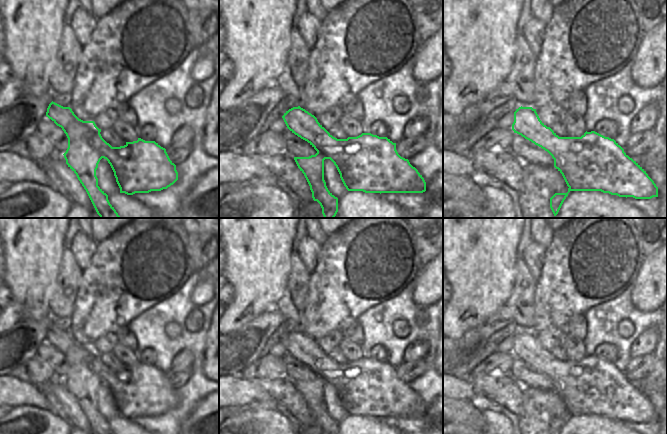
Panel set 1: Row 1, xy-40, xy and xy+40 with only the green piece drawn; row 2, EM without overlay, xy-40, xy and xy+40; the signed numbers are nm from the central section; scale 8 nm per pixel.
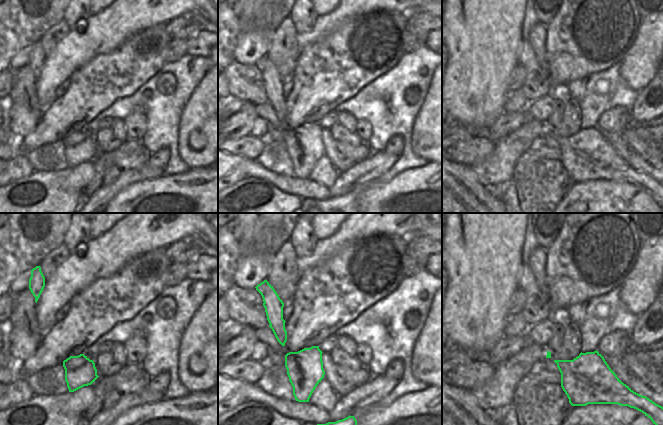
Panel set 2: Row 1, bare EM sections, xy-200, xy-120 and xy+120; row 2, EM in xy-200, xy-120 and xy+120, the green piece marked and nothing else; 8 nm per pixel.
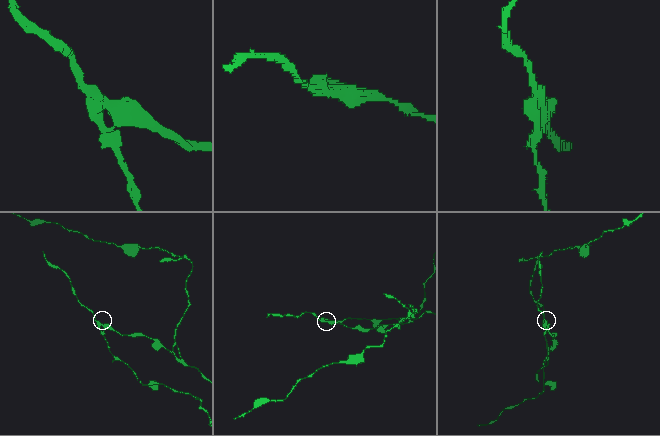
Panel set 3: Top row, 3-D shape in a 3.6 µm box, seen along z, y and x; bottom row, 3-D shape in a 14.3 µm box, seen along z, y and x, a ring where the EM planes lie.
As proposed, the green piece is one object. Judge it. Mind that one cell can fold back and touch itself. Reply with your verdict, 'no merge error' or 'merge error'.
merge error

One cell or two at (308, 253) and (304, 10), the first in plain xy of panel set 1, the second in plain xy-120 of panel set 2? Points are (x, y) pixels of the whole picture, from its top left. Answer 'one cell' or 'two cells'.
one cell

